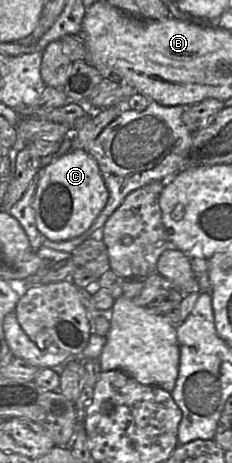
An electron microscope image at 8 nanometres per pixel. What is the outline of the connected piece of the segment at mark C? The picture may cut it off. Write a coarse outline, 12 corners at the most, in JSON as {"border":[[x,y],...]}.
{"border":[[74,148],[39,172],[36,226],[50,241],[85,233],[109,192]]}

